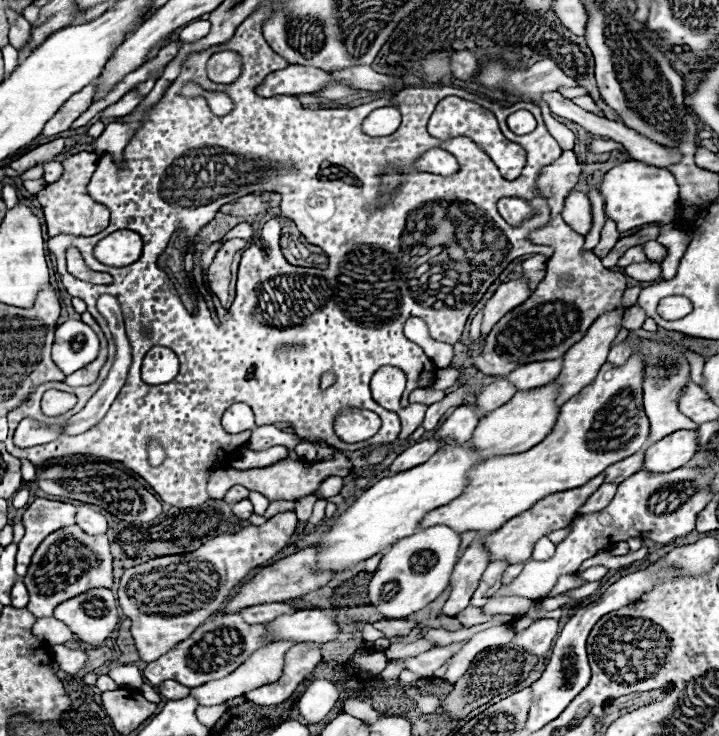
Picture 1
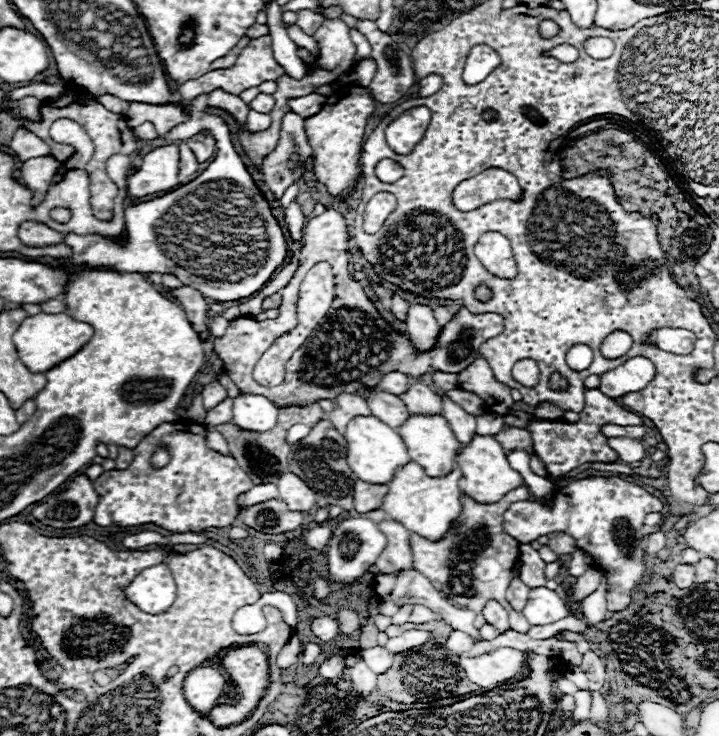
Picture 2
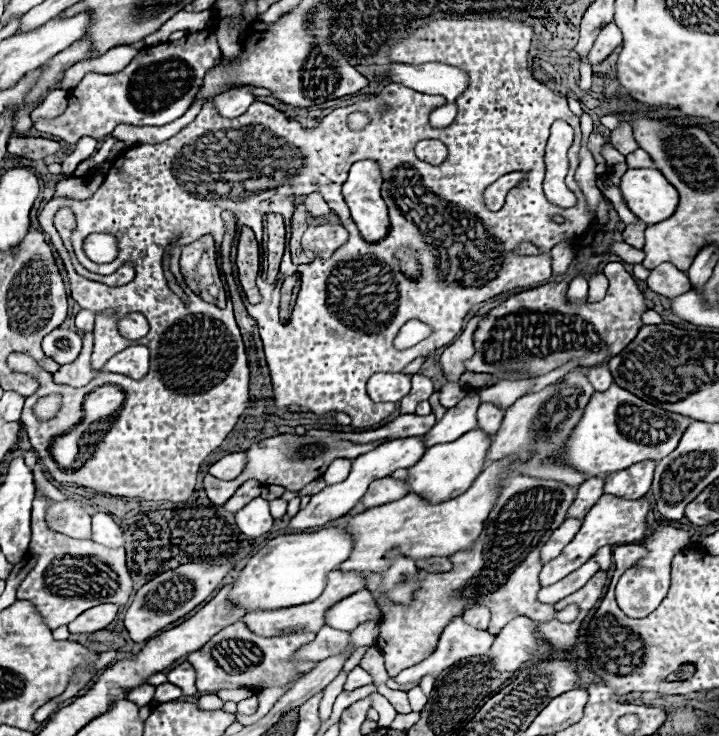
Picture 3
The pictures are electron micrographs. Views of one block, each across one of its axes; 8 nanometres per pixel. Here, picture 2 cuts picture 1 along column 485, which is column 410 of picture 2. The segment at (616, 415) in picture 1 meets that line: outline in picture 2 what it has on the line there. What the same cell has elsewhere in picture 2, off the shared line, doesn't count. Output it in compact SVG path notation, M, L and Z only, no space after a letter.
M408 462L396 472L394 480L390 482L390 490L382 502L382 510L392 520L404 524L404 528L408 528L410 532L416 532L428 540L440 540L440 536L444 536L452 528L456 516L460 516L462 512L462 490L458 488L460 476L462 472L454 468L444 478L430 478L426 476L422 466L418 466L416 462Z

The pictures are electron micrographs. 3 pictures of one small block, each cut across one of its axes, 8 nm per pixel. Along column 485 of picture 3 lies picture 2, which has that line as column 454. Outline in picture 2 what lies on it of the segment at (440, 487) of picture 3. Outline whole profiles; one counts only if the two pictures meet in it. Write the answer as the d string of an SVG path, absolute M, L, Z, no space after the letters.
M410 416L402 426L400 426L400 436L408 448L410 458L420 464L428 476L446 476L454 468L456 452L460 452L460 442L456 440L456 434L448 426L448 422L442 416Z

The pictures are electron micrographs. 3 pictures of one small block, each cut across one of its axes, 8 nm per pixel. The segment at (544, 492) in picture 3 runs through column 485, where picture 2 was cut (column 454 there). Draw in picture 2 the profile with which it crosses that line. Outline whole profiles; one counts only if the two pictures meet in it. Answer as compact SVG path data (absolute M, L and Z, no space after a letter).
M462 494L462 504L464 510L458 524L454 522L454 528L440 542L430 542L418 534L410 536L414 568L428 576L434 588L438 588L438 592L450 600L450 604L474 610L478 614L478 628L484 626L482 608L488 600L500 600L500 604L504 604L510 614L510 628L528 628L528 620L514 612L506 602L506 588L512 582L512 568L518 562L520 544L502 532L504 512L488 512L488 504L478 504L466 494Z

